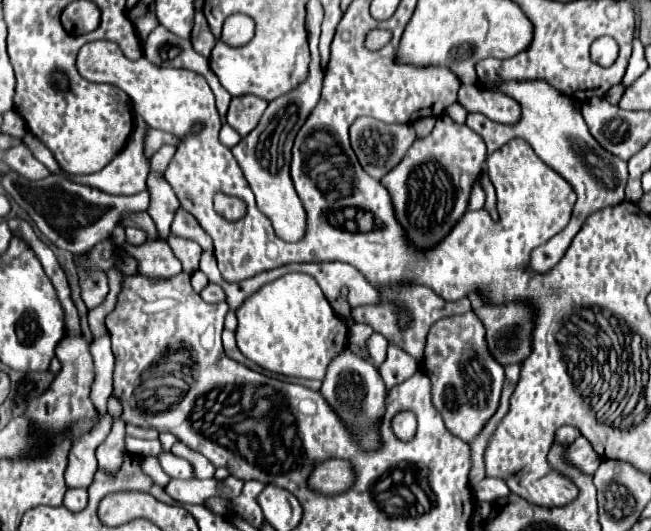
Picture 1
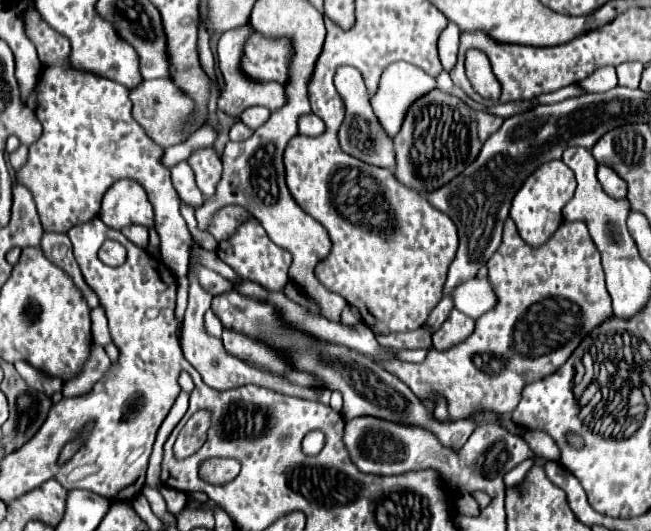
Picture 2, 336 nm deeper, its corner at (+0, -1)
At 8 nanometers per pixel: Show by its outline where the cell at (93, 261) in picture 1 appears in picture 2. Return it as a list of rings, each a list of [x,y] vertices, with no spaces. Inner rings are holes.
[[[35,3],[27,5],[23,21],[43,67],[37,81],[35,109],[43,133],[29,147],[27,163],[15,173],[15,179],[33,193],[43,231],[67,233],[71,227],[99,217],[107,189],[119,179],[133,179],[143,185],[153,203],[163,263],[175,277],[185,277],[191,233],[181,217],[181,199],[171,183],[169,167],[163,165],[163,149],[145,135],[131,115],[129,91],[107,77],[75,69],[69,61],[69,39],[47,27]]]

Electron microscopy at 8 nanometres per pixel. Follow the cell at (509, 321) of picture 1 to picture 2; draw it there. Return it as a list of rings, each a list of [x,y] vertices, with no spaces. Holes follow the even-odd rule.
[[[513,219],[505,221],[503,241],[495,255],[487,263],[489,267],[489,281],[497,293],[497,305],[481,315],[475,323],[475,331],[469,339],[459,345],[453,345],[447,351],[429,349],[427,359],[421,365],[403,363],[403,361],[377,361],[389,373],[399,377],[417,397],[433,399],[433,393],[441,393],[449,403],[449,419],[467,419],[473,411],[497,411],[501,415],[511,413],[521,399],[525,385],[539,381],[561,367],[573,349],[581,343],[581,339],[597,327],[601,321],[613,315],[611,299],[605,289],[603,267],[599,259],[599,251],[591,241],[587,227],[579,221],[567,223],[563,221],[561,227],[553,233],[549,241],[539,247],[527,245],[517,229]]]

